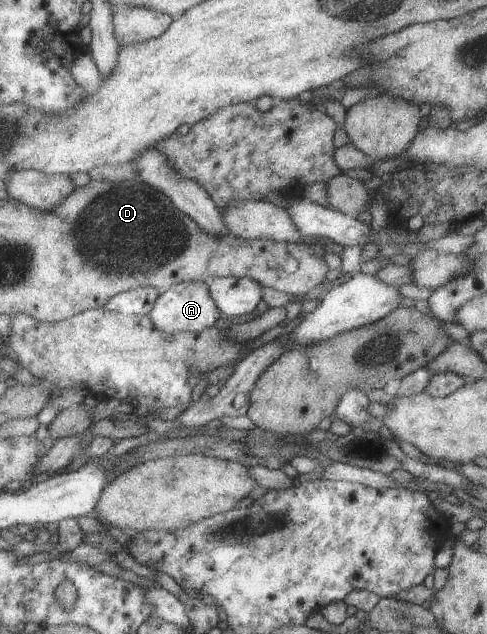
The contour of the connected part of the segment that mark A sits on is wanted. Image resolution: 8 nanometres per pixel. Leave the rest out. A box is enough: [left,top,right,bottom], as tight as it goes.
[149,281,224,334]

